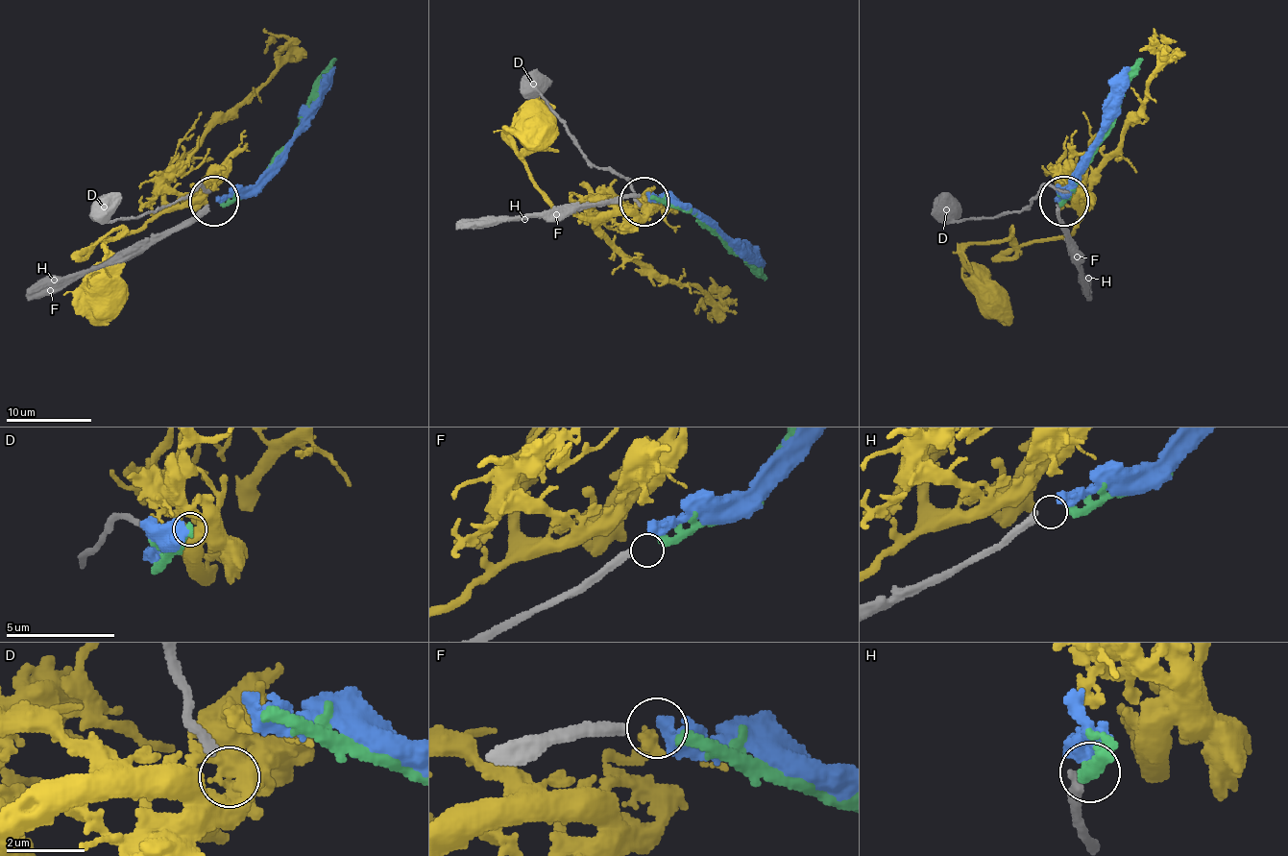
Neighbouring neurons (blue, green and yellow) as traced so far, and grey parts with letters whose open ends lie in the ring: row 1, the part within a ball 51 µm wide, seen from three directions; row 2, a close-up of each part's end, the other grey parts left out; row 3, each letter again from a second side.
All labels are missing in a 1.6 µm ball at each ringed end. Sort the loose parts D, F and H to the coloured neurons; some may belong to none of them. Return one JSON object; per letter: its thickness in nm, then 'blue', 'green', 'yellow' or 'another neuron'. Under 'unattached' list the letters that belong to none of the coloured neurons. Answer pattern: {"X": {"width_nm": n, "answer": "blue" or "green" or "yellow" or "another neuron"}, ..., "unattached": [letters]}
{"D": {"width_nm": 240, "answer": "another neuron"}, "F": {"width_nm": 320, "answer": "green"}, "H": {"width_nm": 280, "answer": "blue"}, "unattached": ["D"]}

